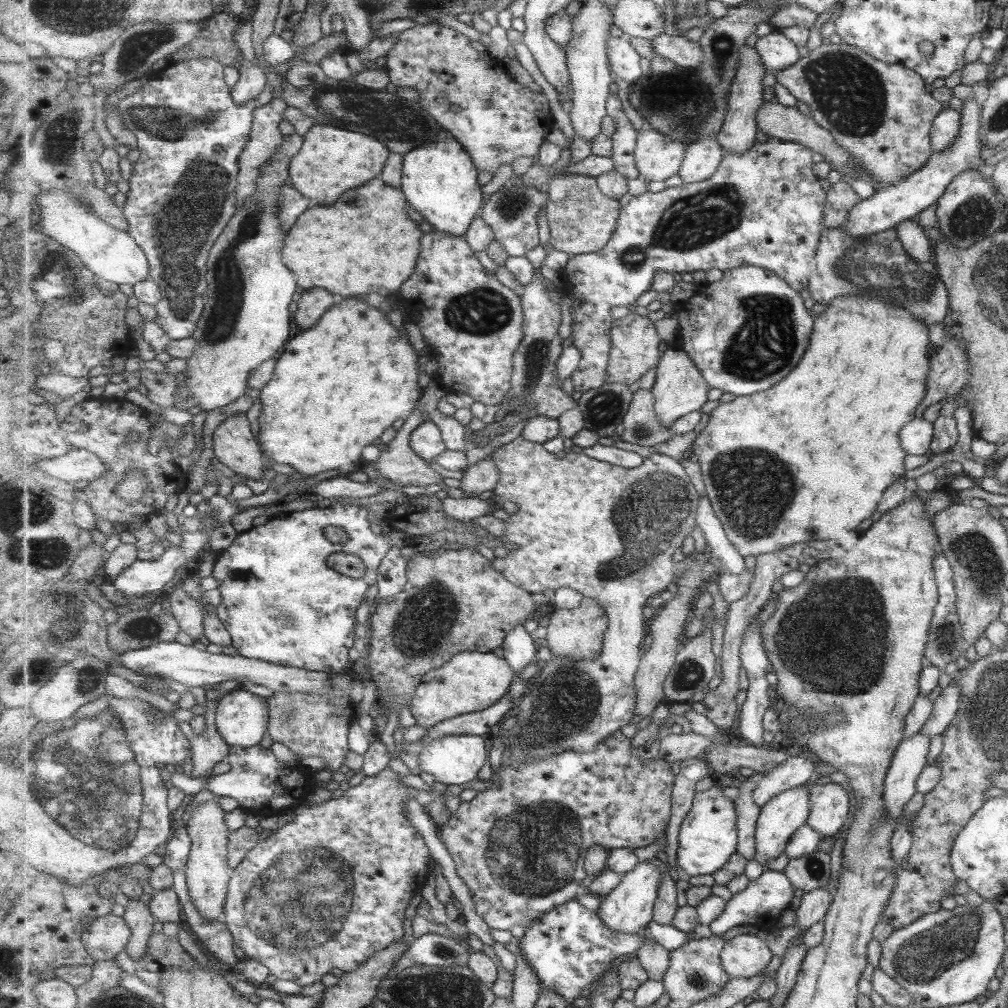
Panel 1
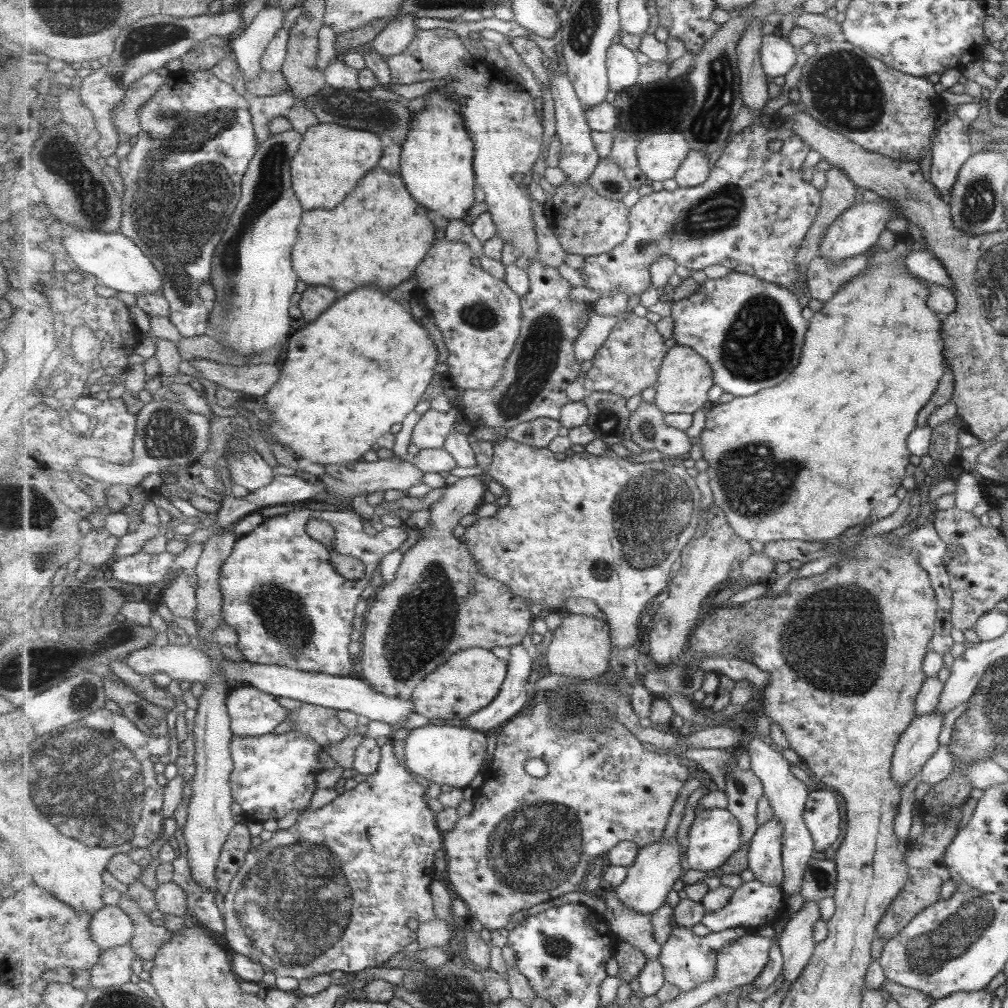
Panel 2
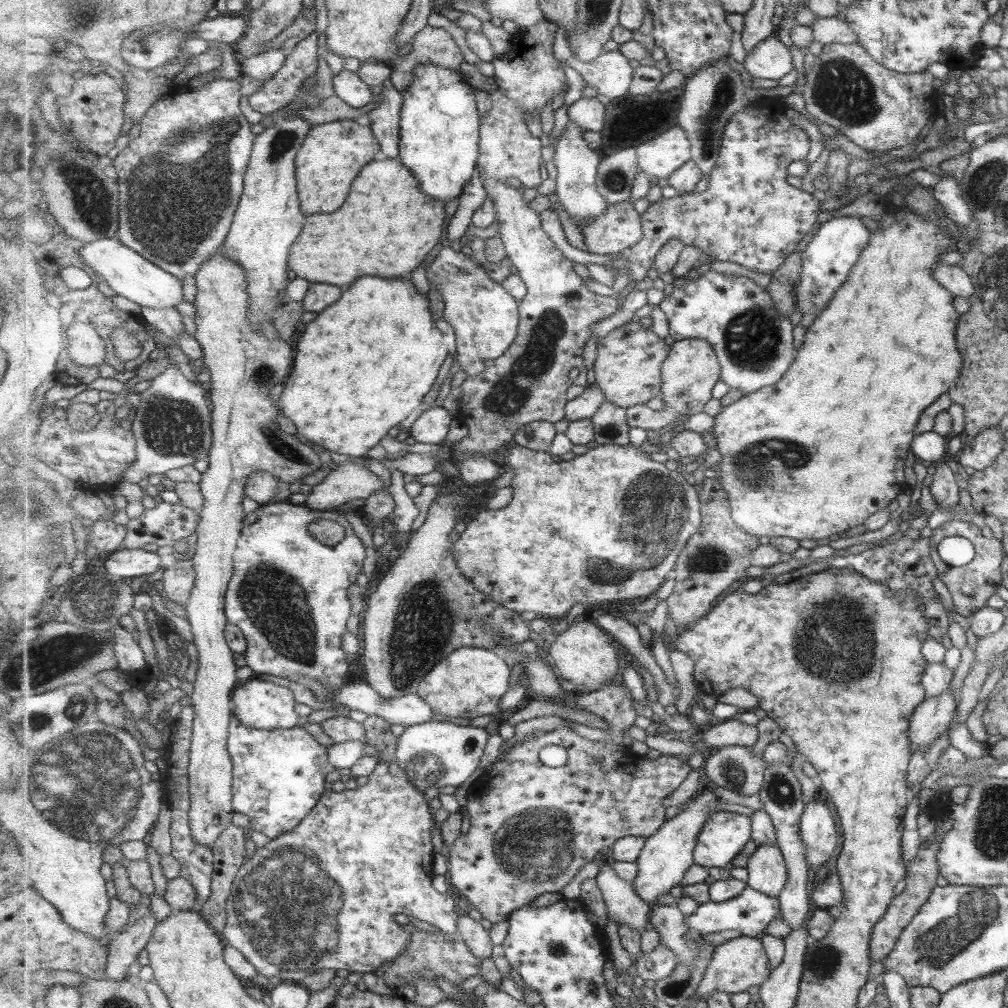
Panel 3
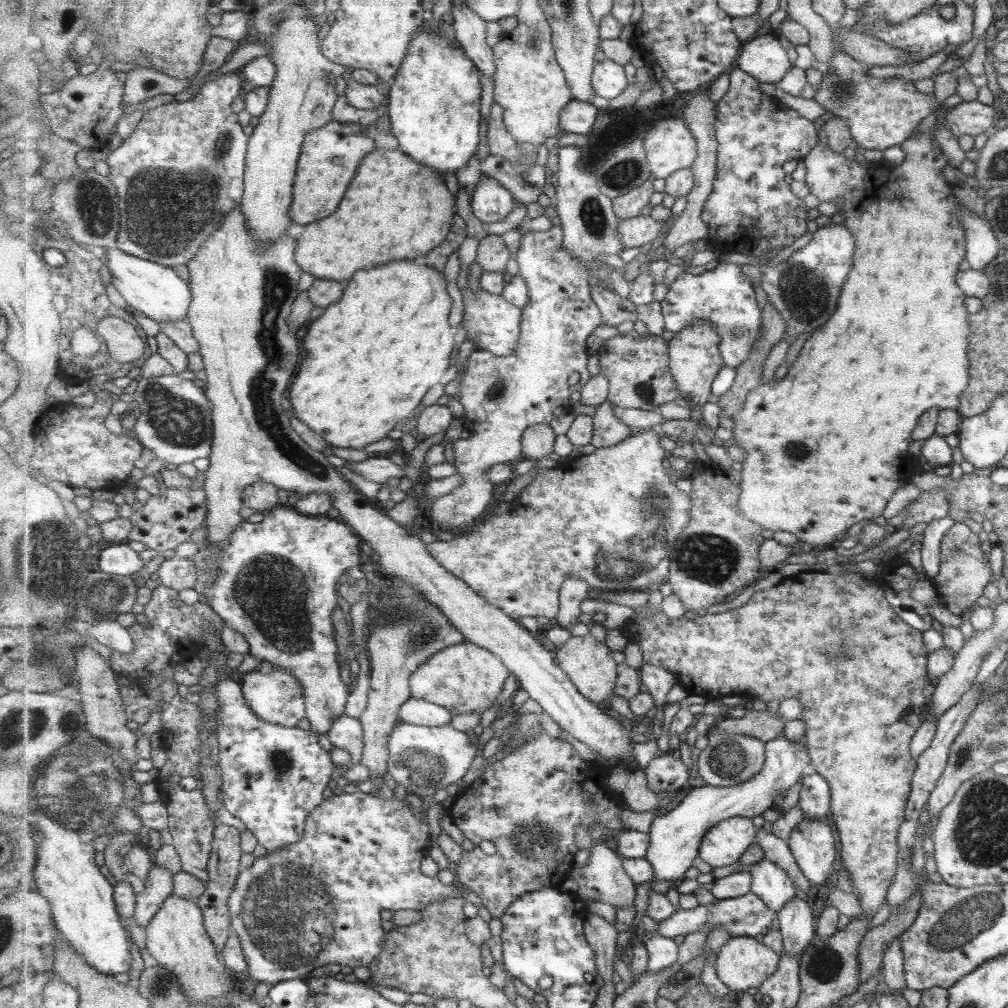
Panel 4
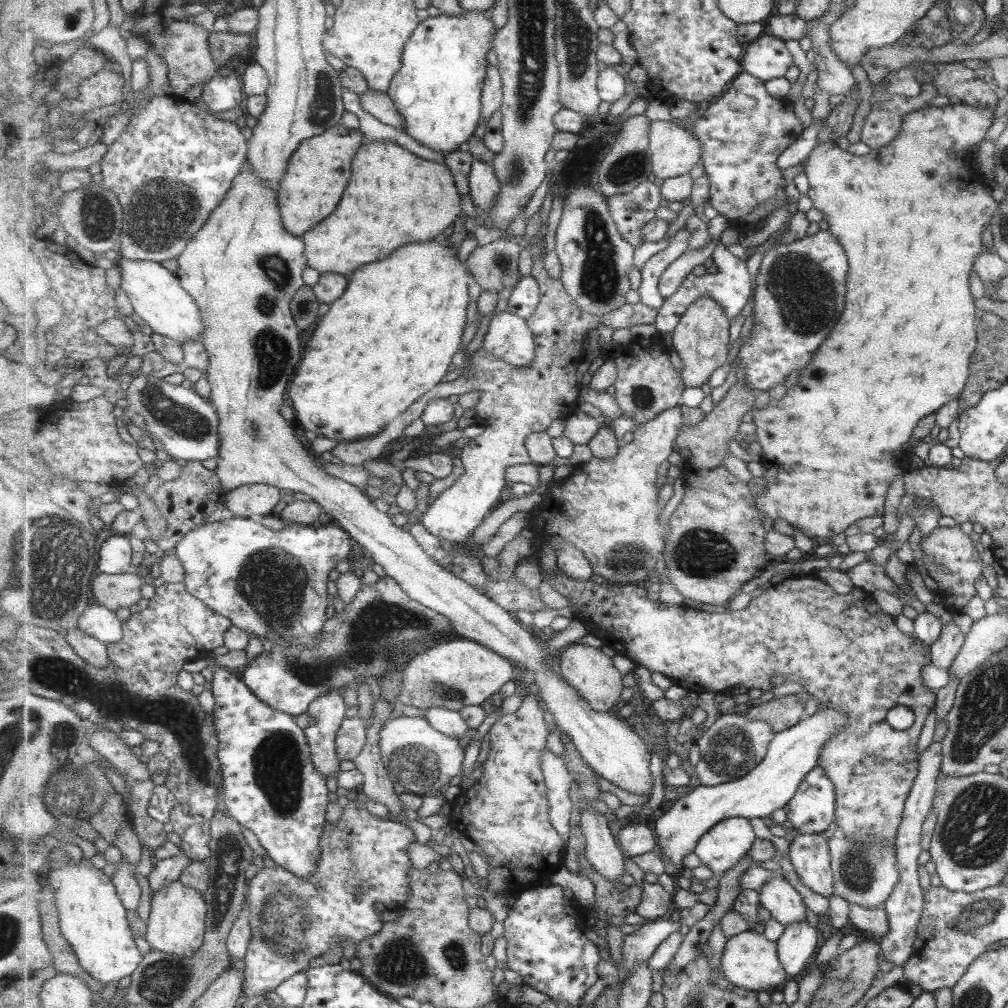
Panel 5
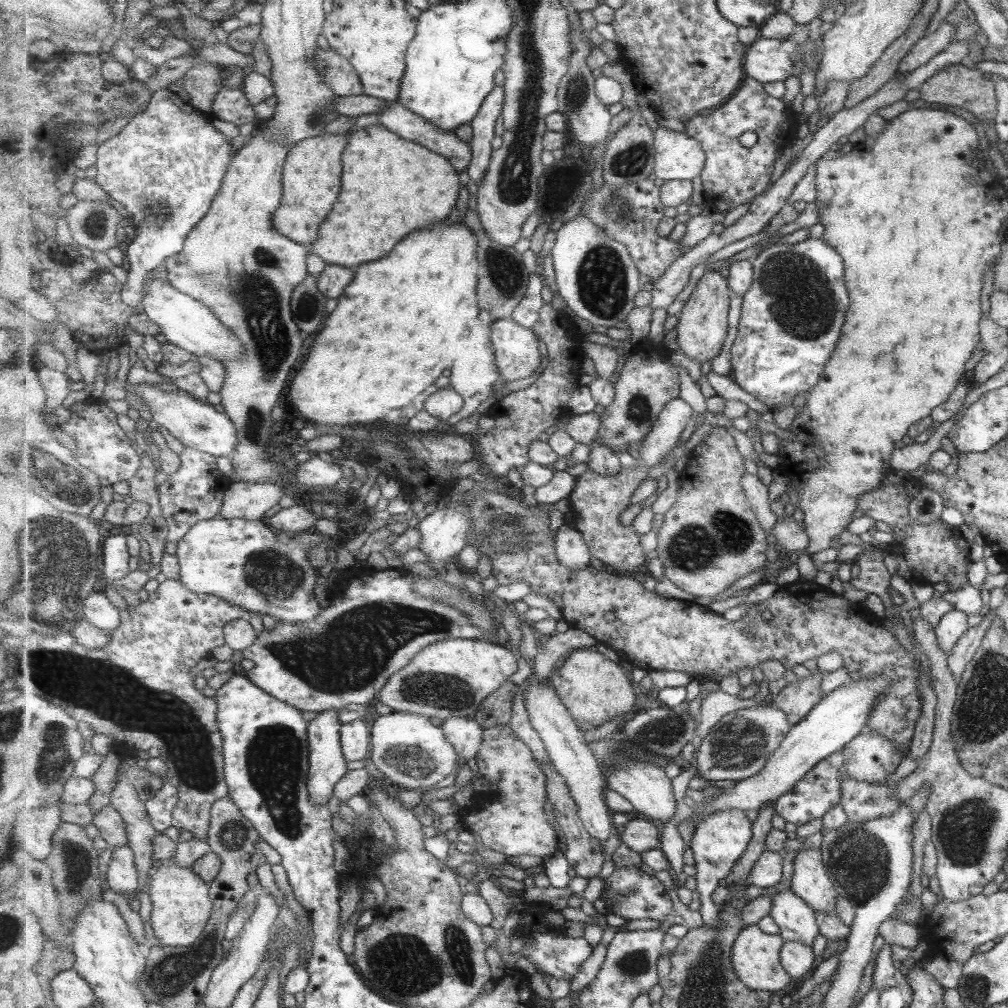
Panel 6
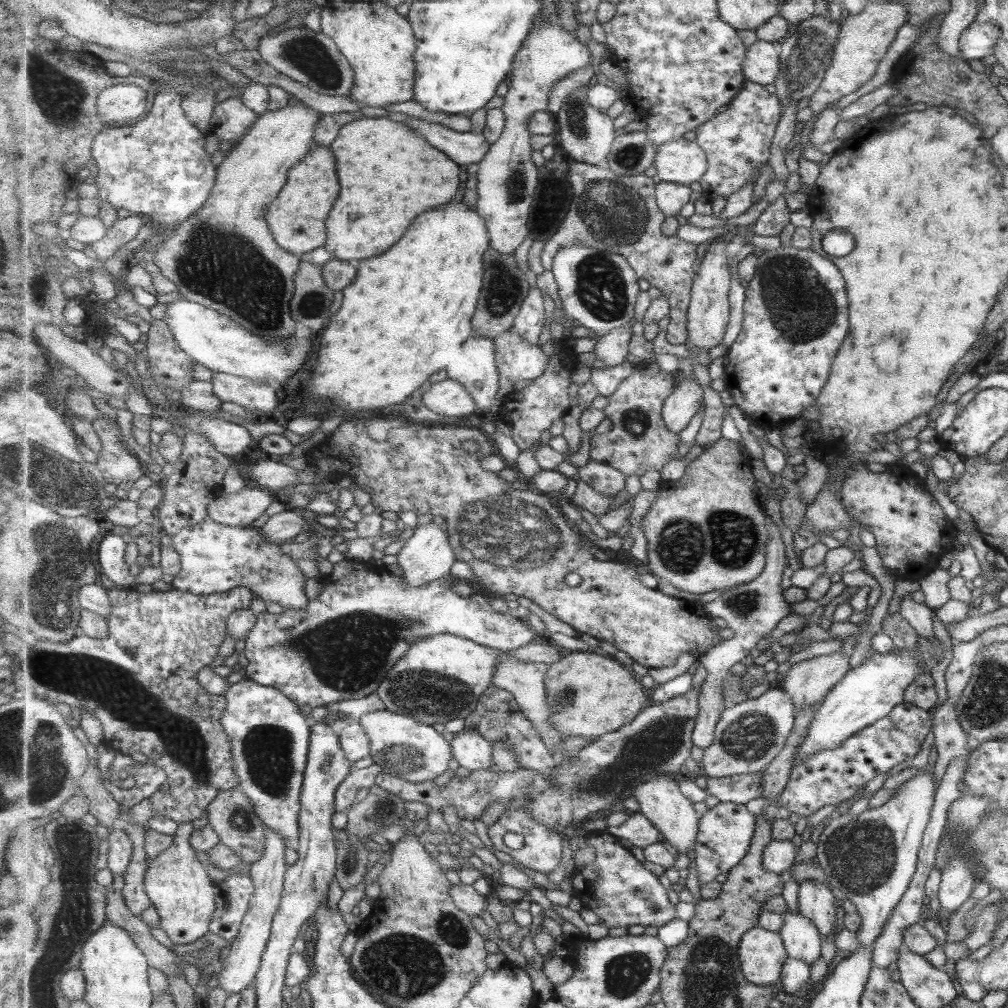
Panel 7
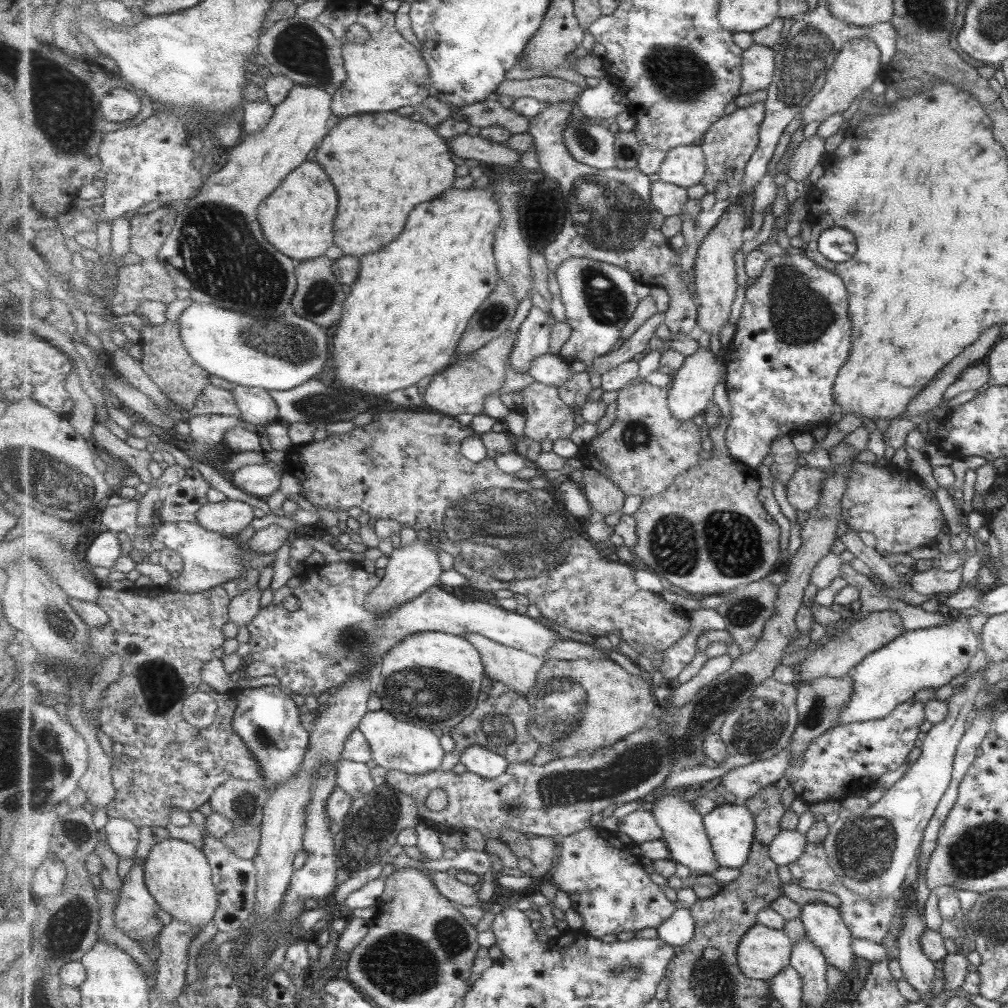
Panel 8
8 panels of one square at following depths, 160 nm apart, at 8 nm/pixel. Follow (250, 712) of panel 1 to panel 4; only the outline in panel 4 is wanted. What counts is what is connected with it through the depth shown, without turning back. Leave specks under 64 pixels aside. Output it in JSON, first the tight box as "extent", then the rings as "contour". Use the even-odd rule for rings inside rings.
{"extent":[242,667,306,727],"contour":[[[277,667],[268,674],[256,669],[249,671],[242,678],[242,689],[254,713],[267,722],[292,727],[306,716],[304,688],[301,681],[287,669]]]}

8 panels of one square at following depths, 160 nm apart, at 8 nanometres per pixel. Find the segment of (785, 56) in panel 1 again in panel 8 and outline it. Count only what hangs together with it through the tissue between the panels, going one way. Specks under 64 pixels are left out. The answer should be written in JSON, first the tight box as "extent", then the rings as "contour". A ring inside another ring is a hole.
{"extent":[740,43,777,94],"contour":[[[757,43],[744,51],[740,94],[768,90],[777,72],[776,54],[776,48],[769,48]]]}

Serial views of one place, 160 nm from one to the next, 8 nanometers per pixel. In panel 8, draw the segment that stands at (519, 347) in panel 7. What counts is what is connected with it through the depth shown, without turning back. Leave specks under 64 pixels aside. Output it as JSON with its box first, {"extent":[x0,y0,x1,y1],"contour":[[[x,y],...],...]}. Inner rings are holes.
{"extent":[528,353,574,388],"contour":[[[551,353],[536,358],[528,374],[537,383],[559,388],[563,387],[574,376],[570,362],[563,359],[559,354],[553,355]]]}

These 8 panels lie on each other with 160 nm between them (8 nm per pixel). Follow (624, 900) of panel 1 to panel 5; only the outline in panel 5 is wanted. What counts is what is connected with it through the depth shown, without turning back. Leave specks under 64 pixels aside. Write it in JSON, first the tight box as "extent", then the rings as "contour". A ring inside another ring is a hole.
{"extent":[652,707,847,867],"contour":[[[827,707],[817,710],[797,726],[777,733],[769,745],[768,756],[745,778],[717,786],[700,785],[681,797],[671,811],[652,826],[665,861],[670,867],[683,865],[684,858],[696,850],[702,836],[725,820],[759,818],[767,821],[775,810],[788,807],[805,778],[820,767],[821,751],[825,744],[846,724],[847,717],[843,711]]]}

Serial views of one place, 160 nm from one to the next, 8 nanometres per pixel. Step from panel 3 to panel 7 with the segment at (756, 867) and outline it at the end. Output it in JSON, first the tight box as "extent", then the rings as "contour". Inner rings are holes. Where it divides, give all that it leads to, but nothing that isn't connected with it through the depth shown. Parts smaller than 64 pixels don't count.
{"extent":[779,910,823,965],"contour":[[[788,910],[785,916],[785,924],[779,933],[783,937],[788,955],[809,965],[815,964],[821,958],[823,938],[820,929],[799,910],[796,913]]]}

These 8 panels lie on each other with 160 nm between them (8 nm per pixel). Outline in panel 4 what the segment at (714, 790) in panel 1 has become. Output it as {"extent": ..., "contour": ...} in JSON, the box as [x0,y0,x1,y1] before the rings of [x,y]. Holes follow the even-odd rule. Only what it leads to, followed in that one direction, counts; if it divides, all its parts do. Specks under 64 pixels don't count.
{"extent":[700,817,759,866],"contour":[[[736,817],[721,822],[704,836],[700,857],[711,866],[733,866],[758,840],[759,822]]]}

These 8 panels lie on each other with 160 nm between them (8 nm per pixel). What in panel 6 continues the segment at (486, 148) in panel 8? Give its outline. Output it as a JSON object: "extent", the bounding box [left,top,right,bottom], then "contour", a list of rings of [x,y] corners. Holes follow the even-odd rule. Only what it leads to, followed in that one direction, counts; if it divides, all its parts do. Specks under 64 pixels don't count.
{"extent":[375,101,474,171],"contour":[[[390,101],[390,104],[384,106],[383,110],[377,112],[379,118],[375,122],[379,125],[385,125],[389,130],[396,132],[399,136],[405,137],[407,140],[425,145],[425,148],[432,149],[441,156],[446,156],[452,161],[453,166],[459,171],[467,170],[474,157],[471,143],[459,138],[455,132],[448,133],[435,123],[428,121],[426,118],[420,117],[412,110],[405,108],[398,101]]]}

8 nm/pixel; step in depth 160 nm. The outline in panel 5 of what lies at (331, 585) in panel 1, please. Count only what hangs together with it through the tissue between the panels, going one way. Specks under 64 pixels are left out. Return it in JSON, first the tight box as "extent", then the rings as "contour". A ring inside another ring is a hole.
{"extent":[176,517,353,777],"contour":[[[234,517],[223,519],[222,521],[203,523],[197,525],[189,531],[178,543],[176,547],[176,556],[181,560],[186,570],[186,579],[184,583],[188,591],[199,600],[205,601],[215,612],[228,616],[235,626],[240,626],[251,633],[251,637],[257,636],[260,640],[269,639],[274,645],[285,645],[286,647],[299,646],[312,649],[320,643],[320,636],[326,625],[327,605],[330,603],[329,595],[327,595],[327,582],[329,582],[329,572],[335,568],[335,564],[343,559],[352,559],[351,548],[353,548],[352,536],[341,526],[333,526],[323,524],[303,525],[287,523],[279,531],[273,531],[271,528],[263,526],[259,523],[258,518],[248,519],[247,517]],[[343,691],[320,696],[307,713],[312,722],[305,729],[305,733],[312,749],[313,763],[321,775],[336,777],[341,773],[337,734],[348,714]]]}

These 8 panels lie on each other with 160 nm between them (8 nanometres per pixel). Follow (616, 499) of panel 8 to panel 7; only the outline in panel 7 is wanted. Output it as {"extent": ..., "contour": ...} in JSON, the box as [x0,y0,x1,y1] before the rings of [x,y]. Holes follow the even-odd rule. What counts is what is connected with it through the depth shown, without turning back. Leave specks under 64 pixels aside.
{"extent":[576,459,627,496],"contour":[[[590,459],[586,465],[577,469],[576,478],[591,484],[597,492],[603,492],[607,496],[617,496],[625,490],[627,476],[612,466]]]}

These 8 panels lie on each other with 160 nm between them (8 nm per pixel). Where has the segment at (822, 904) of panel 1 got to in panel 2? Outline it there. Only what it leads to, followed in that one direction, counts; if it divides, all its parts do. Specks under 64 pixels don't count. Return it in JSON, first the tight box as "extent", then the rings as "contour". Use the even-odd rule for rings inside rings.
{"extent":[778,902,820,986],"contour":[[[805,902],[778,932],[778,943],[784,954],[783,982],[791,983],[792,986],[815,954],[817,942],[814,937],[814,924],[820,918],[819,904]]]}

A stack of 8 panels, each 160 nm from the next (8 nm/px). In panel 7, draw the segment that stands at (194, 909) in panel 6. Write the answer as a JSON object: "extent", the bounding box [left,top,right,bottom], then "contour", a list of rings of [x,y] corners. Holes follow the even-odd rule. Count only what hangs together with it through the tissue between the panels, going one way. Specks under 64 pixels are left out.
{"extent":[145,822,219,944],"contour":[[[193,822],[182,824],[174,835],[174,843],[150,861],[145,885],[160,918],[160,928],[175,944],[189,944],[210,932],[216,914],[219,889],[207,874],[205,863],[197,858],[190,838],[194,833]]]}

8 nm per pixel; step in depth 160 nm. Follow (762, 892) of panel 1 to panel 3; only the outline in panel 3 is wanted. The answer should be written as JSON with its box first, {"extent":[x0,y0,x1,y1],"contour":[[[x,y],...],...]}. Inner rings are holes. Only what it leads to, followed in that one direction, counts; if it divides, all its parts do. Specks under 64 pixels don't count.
{"extent":[686,886,780,938],"contour":[[[749,886],[740,896],[726,900],[725,902],[715,902],[713,900],[700,904],[698,911],[694,915],[686,918],[686,924],[691,930],[698,930],[703,938],[713,933],[735,930],[741,932],[743,936],[759,936],[769,928],[769,924],[779,916],[780,900],[761,893]]]}

